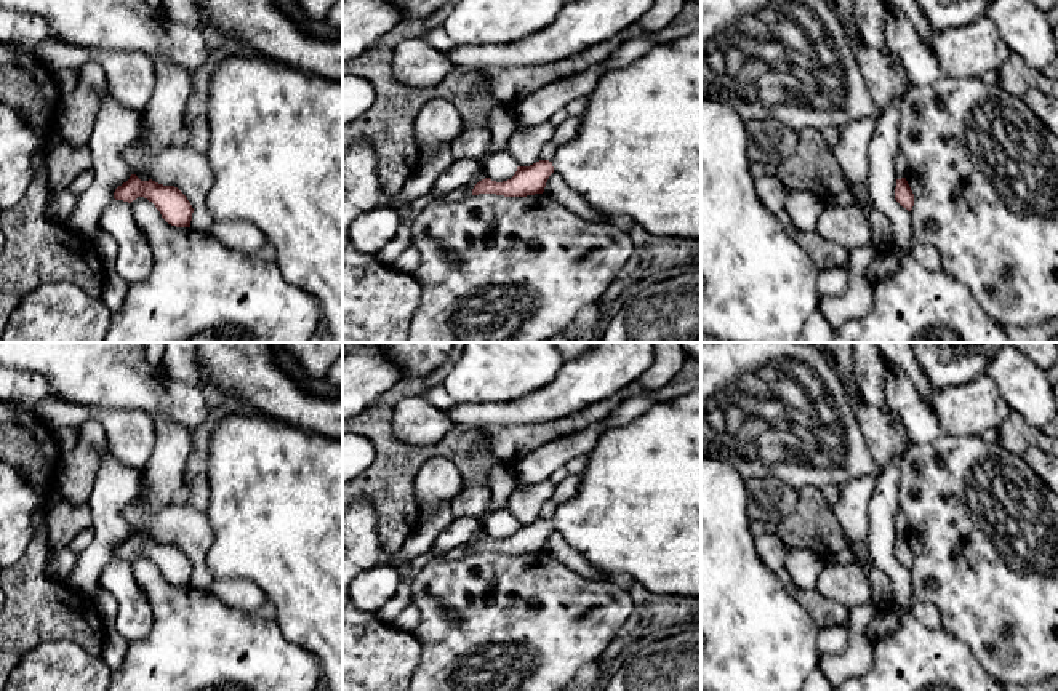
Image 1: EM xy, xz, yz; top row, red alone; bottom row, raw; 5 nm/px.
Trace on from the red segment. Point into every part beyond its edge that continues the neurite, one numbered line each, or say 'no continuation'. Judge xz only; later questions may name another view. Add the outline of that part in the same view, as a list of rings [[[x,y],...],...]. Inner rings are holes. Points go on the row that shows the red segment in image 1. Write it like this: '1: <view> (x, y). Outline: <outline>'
1: xz (637, 152). Outline: [[[701,32],[655,45],[629,66],[600,75],[576,138],[557,147],[551,162],[599,213],[631,216],[653,235],[701,238]]]

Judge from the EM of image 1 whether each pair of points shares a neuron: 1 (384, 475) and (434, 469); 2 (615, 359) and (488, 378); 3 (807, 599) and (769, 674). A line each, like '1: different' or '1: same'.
1: different
2: different
3: different

